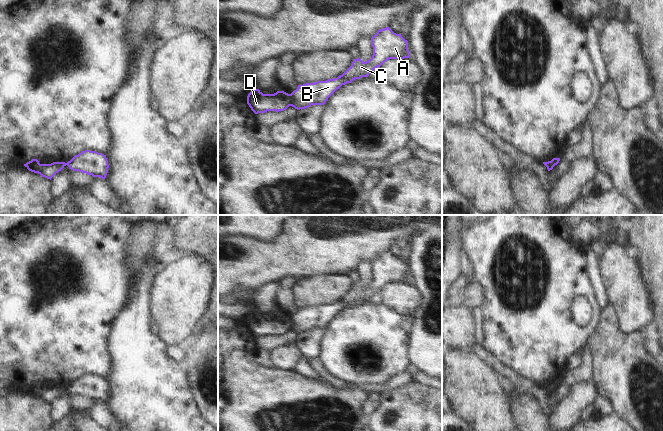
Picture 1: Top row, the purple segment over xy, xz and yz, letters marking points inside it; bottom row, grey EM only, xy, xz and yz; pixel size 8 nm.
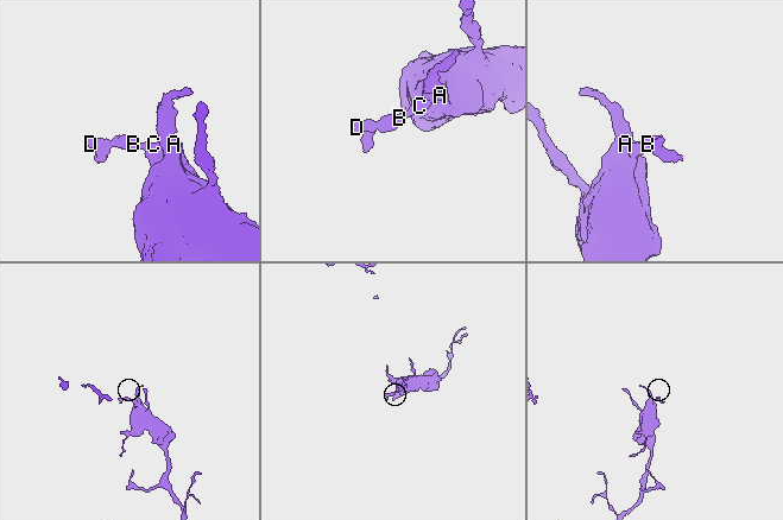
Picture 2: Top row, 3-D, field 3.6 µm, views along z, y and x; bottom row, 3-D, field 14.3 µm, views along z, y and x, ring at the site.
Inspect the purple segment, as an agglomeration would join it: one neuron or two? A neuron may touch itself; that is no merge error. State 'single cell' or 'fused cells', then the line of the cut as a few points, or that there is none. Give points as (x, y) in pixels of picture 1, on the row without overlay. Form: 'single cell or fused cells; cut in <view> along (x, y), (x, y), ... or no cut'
fused cells; cut in xz along (290, 318), (291, 329)

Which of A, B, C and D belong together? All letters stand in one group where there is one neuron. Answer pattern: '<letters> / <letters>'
A B C / D

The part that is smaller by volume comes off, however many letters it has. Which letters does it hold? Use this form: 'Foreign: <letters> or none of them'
Foreign: D

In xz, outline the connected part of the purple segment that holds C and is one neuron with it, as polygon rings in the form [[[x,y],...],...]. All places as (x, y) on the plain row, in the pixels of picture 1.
[[[389,251],[378,254],[371,262],[371,268],[373,279],[368,285],[353,283],[351,290],[337,302],[298,309],[291,317],[291,330],[300,334],[311,329],[324,329],[342,309],[351,307],[355,303],[368,301],[375,292],[380,291],[387,284],[410,282],[408,265]]]

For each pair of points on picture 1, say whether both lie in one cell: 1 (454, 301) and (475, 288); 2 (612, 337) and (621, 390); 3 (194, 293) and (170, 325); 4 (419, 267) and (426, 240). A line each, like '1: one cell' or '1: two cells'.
1: two cells
2: one cell
3: one cell
4: one cell

